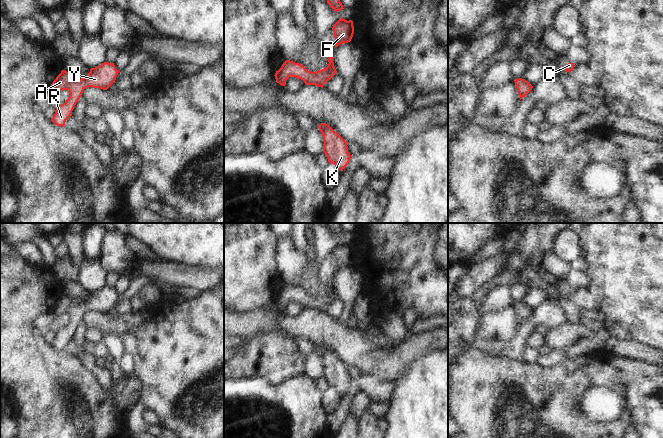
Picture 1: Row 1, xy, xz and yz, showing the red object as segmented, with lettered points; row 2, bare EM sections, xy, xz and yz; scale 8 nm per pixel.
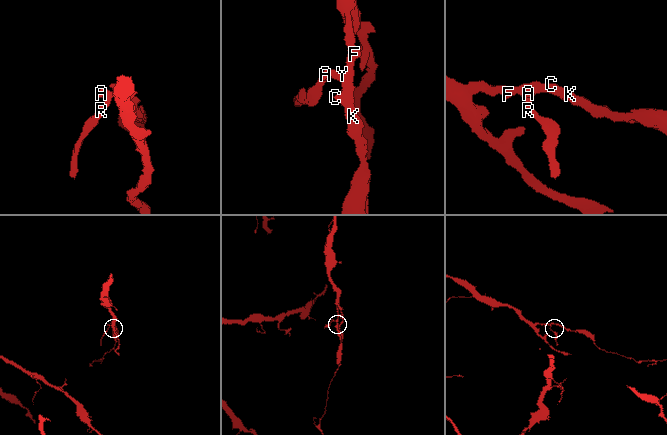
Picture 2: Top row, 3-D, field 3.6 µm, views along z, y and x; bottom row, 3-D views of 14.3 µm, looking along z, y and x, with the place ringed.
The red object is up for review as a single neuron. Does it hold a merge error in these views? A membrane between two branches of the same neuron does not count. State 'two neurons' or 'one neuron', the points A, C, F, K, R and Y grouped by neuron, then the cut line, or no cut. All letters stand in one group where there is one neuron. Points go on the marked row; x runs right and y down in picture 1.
one neuron; groups A C F K R Y; cut none

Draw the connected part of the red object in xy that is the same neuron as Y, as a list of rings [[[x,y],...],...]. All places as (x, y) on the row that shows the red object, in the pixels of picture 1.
[[[108,62],[91,68],[88,75],[80,80],[73,78],[67,71],[62,70],[51,87],[56,92],[67,90],[70,95],[65,103],[56,108],[51,121],[59,127],[65,126],[66,120],[72,116],[72,111],[83,91],[88,87],[107,90],[115,82],[118,73],[119,70],[116,69],[114,63]]]

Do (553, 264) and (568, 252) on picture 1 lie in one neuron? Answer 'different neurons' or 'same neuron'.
different neurons

